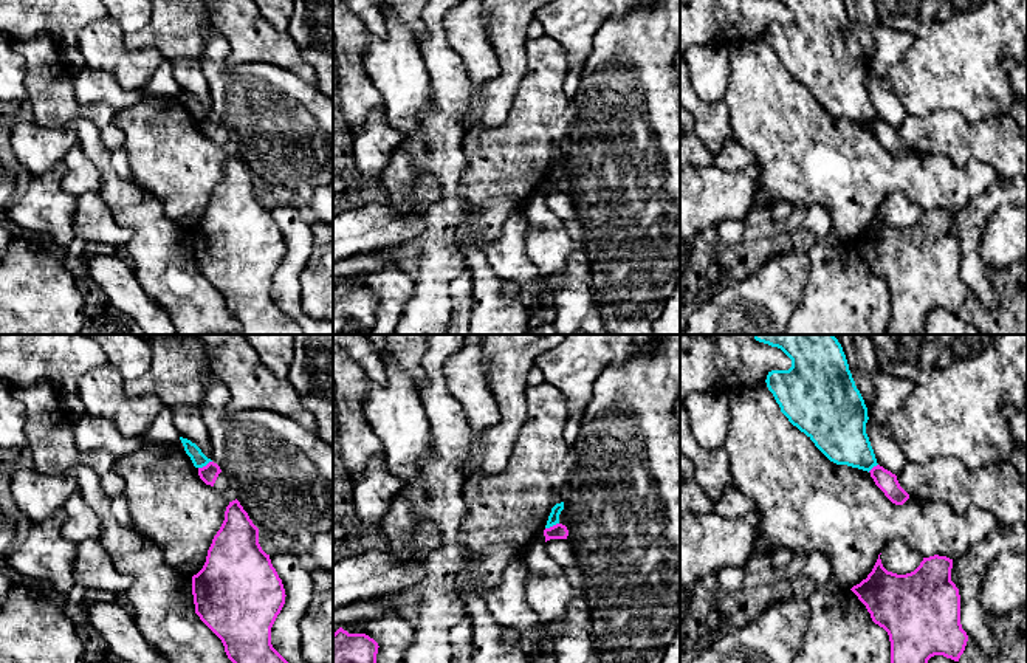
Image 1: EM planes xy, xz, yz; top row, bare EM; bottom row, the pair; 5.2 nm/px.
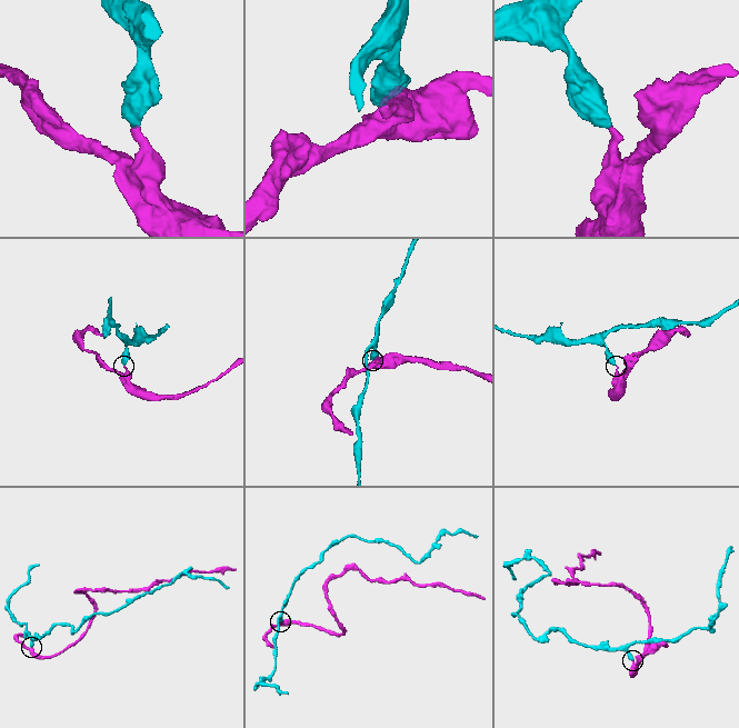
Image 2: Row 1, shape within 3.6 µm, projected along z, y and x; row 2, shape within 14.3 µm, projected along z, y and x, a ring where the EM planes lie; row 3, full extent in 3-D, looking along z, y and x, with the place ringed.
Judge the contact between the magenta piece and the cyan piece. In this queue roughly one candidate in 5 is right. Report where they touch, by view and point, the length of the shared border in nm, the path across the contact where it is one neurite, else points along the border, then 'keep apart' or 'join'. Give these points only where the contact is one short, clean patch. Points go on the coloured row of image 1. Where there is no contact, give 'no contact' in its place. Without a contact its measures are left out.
contact xy (206, 465); length 80 nm; border xy (211, 460), (199, 468); keep apart

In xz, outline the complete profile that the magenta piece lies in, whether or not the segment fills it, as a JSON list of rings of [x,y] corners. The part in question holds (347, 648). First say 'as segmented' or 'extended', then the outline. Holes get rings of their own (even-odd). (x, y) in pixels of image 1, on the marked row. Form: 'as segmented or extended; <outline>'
as segmented; [[[333,634],[333,663],[376,663],[378,643],[366,634]]]

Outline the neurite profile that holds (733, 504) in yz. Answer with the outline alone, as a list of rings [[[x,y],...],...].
[[[736,485],[725,490],[720,500],[716,502],[714,513],[728,519],[750,517],[756,514],[756,508]]]

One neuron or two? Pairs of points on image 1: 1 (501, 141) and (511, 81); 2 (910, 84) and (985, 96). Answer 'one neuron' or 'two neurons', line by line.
1: two neurons
2: one neuron

